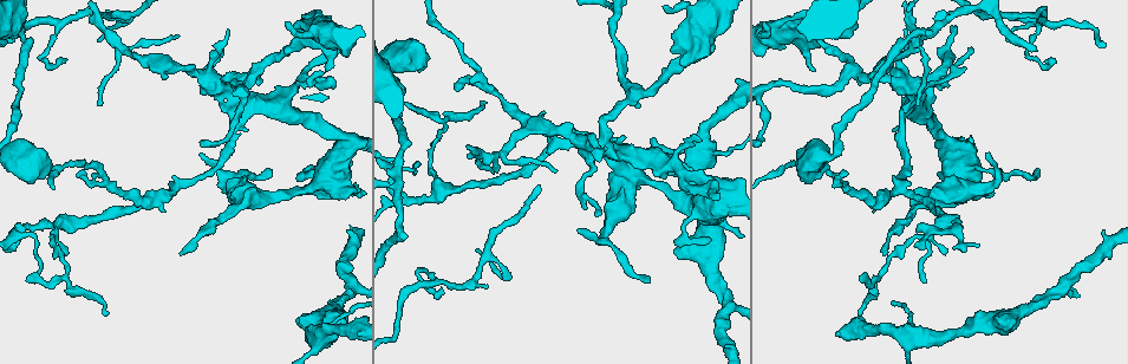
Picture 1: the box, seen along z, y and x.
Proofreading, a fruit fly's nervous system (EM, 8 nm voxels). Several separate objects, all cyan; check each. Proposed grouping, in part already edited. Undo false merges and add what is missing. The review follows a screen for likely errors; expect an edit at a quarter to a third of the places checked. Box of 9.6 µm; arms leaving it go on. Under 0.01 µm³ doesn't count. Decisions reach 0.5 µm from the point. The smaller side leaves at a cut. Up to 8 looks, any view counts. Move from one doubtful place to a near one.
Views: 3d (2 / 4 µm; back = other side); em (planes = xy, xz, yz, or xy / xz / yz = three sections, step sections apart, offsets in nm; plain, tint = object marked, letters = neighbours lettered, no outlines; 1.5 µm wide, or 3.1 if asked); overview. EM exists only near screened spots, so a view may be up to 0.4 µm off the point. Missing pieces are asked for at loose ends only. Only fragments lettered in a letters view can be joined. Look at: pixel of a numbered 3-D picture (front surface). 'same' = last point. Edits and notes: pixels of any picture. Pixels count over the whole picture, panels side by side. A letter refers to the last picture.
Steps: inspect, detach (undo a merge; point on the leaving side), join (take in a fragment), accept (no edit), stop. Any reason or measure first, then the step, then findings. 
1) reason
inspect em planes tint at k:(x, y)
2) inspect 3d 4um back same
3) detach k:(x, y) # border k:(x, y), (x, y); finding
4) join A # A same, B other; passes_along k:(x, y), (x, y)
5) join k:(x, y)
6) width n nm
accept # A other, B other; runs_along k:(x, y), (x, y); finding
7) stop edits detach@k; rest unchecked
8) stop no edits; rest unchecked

sharp bend
inspect em planes letters at 1:(38, 58)

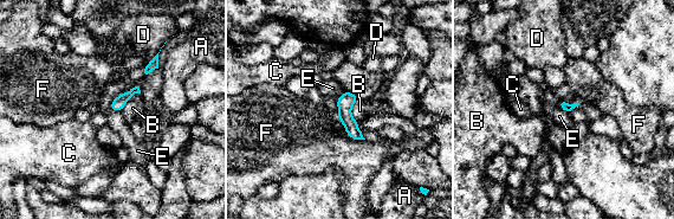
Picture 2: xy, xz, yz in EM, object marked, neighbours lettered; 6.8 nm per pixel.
accept # A other, B other, C other, D other, E other, F other; border 2:(556, 104), (568, 111); continuous, no second cell

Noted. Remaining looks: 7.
free end
inspect 3d 4um at 1:(406, 103)

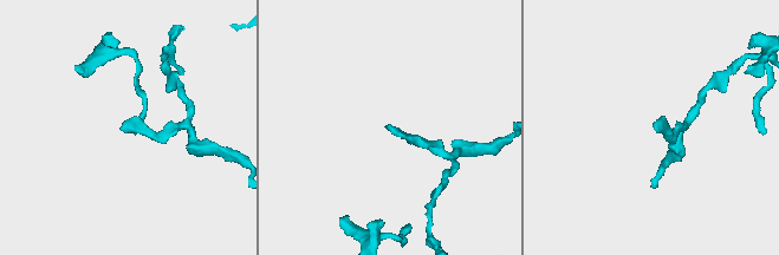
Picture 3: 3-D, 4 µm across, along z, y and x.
inspect em xy step 4 tint at 3:(385, 126)

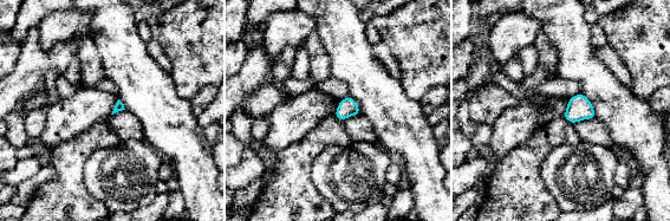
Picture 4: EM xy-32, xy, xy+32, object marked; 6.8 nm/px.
inspect em planes letters same

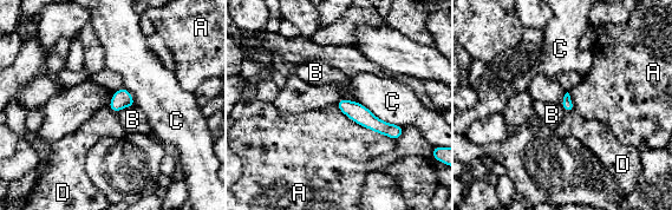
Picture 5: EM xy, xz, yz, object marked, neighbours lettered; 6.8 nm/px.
accept # A other, B other, C other, D other; border 5:(336, 105), (352, 120), (396, 140); no lettered fragment goes on from it

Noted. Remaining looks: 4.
branch stops here
inspect 3d 4um at 1:(956, 27)

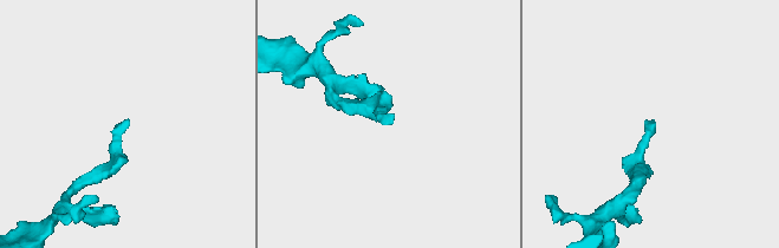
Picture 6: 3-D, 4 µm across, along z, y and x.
inspect em planes letters at 6:(390, 122)

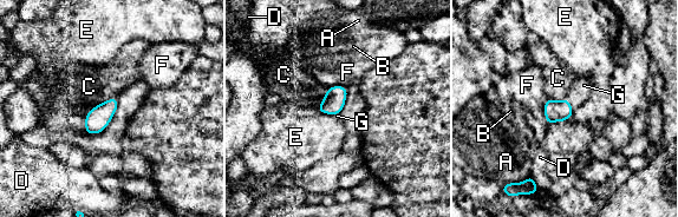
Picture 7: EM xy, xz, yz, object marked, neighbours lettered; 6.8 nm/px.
width 140 nm
join G # A other, B other, C other, D other, E other, F other, G same; passes_along 7:(560, 111), (569, 103), (580, 90); the cell continues

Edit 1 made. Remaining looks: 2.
stop edits join@7; rest unchecked

